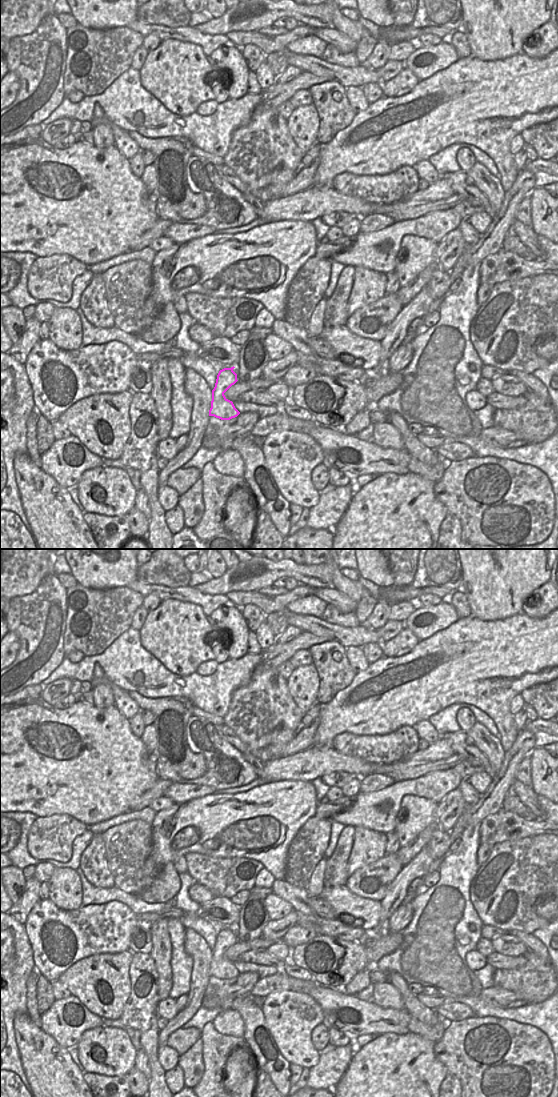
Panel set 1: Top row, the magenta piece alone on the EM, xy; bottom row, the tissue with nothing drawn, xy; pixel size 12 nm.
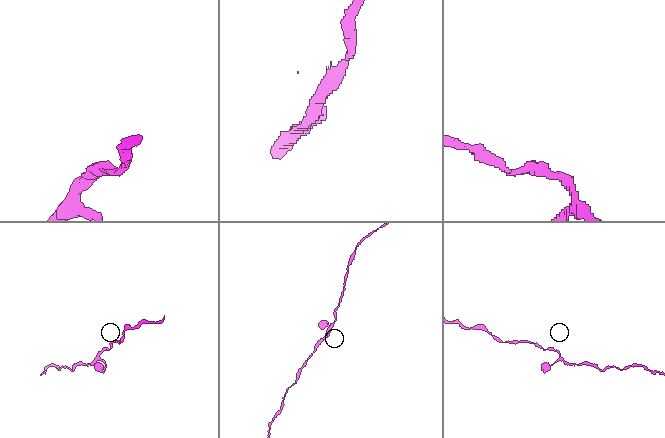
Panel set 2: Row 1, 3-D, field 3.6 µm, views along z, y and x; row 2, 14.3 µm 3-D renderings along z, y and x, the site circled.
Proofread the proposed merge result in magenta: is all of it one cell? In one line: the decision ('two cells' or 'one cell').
one cell

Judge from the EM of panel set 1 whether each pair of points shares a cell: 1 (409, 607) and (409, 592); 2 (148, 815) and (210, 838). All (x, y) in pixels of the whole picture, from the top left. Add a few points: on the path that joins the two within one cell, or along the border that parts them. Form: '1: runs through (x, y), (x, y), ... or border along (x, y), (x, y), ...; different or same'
1: border along (416, 601), (400, 601), (391, 605); different
2: border along (156, 812), (150, 823); different

